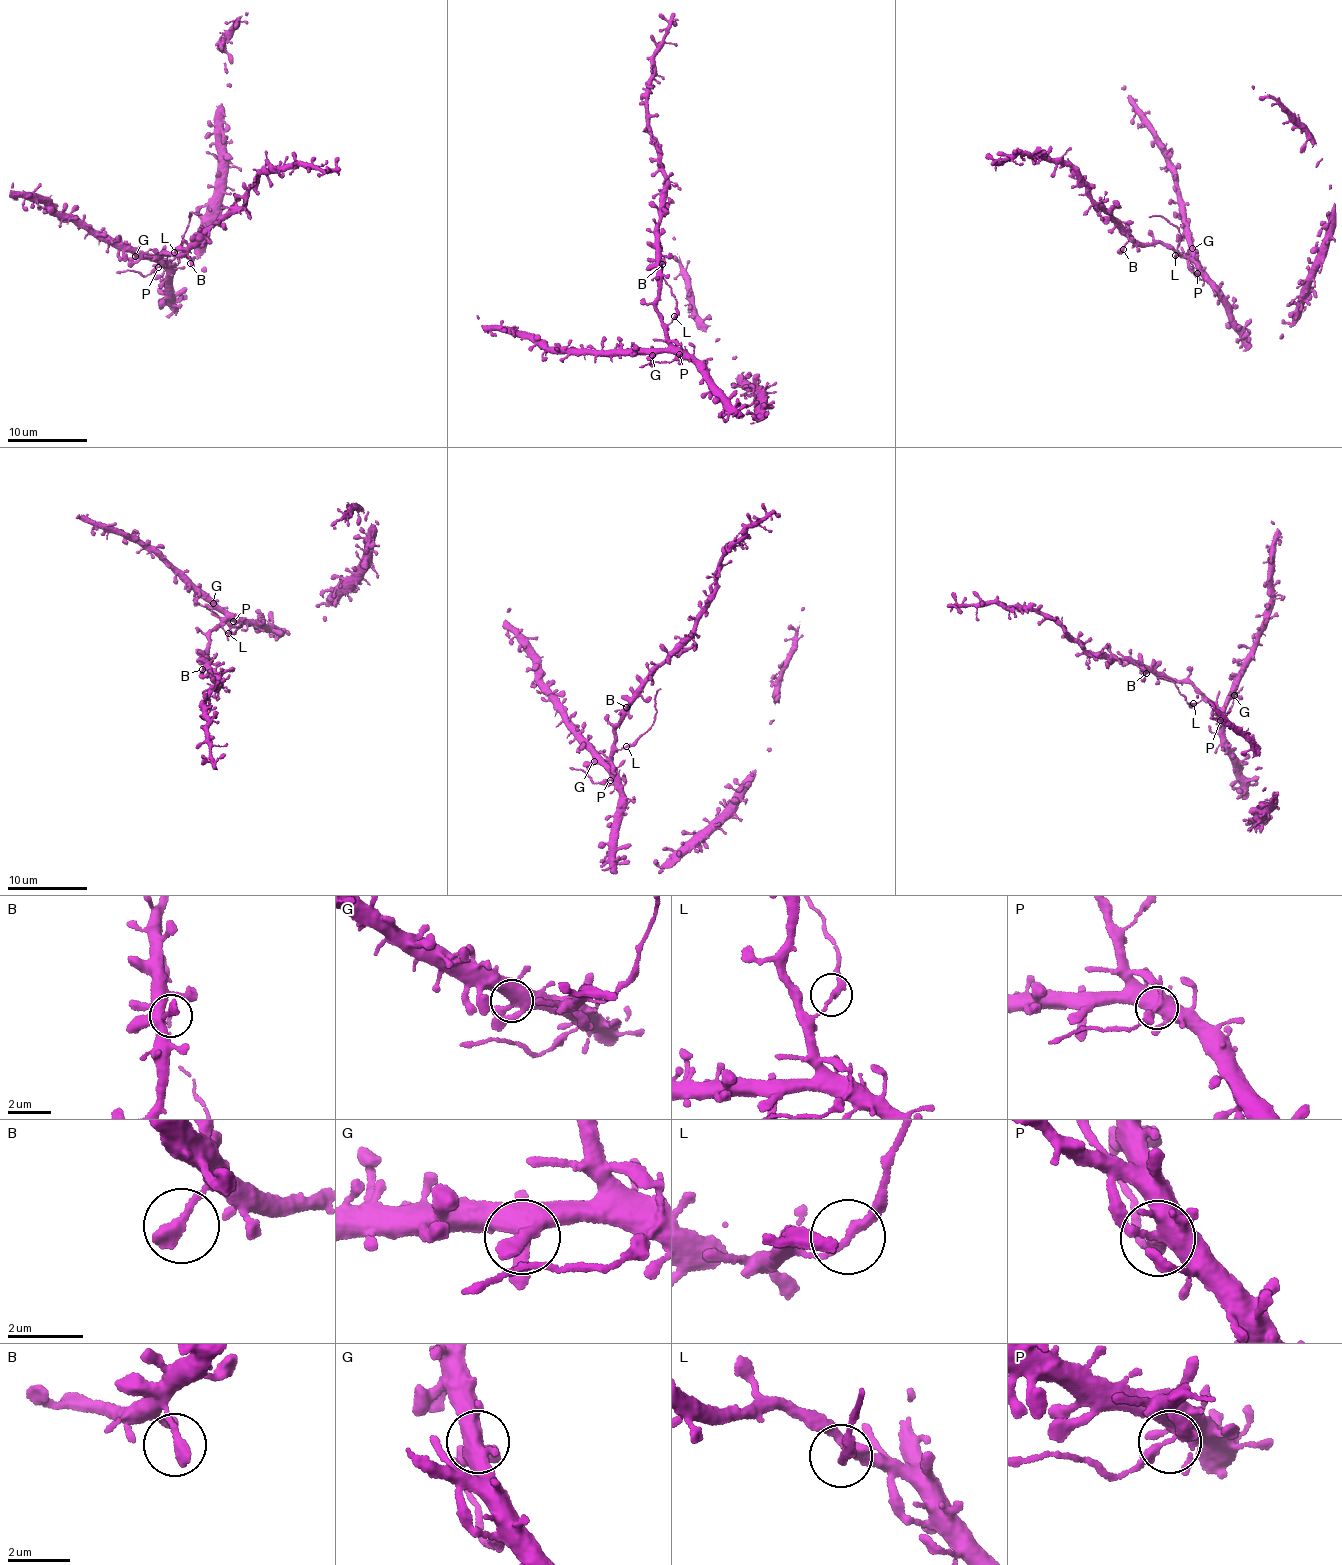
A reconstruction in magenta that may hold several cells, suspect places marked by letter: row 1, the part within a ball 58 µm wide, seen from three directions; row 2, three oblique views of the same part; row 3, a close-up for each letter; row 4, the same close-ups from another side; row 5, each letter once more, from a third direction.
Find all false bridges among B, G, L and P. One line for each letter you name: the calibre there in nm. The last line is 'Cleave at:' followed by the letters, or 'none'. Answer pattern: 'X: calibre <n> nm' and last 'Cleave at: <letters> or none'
L: calibre 220 nm
P: calibre 360 nm
Cleave at: L, P

